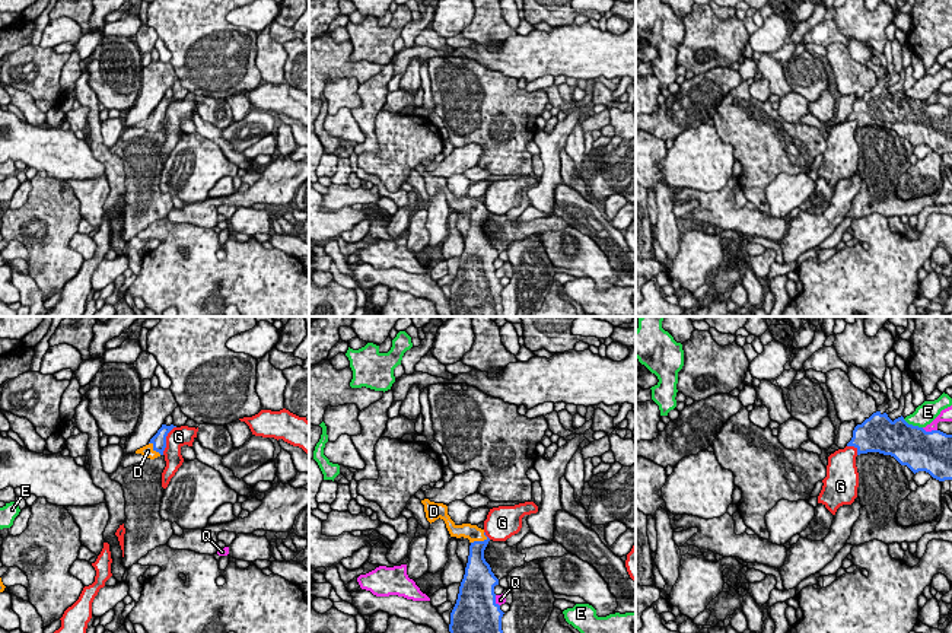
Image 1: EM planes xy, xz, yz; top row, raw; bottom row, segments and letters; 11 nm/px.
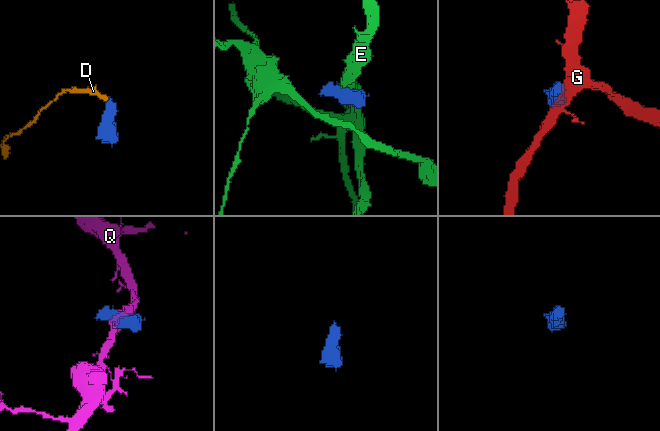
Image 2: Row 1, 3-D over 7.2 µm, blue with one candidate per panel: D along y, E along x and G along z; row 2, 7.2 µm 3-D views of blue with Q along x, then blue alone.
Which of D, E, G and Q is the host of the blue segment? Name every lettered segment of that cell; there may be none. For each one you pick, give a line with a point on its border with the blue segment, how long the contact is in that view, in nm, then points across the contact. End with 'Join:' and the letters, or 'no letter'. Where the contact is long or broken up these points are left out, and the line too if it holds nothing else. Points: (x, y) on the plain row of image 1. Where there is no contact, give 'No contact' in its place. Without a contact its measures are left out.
D: Touches blue at xz (478, 215). Shared border 200 nm. Path across: xz (477, 237), (478, 215), (473, 206)
Join: D

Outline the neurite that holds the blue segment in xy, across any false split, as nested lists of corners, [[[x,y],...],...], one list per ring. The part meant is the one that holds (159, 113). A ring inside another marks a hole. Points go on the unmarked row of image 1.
[[[162,98],[162,101],[150,112],[150,115],[146,120],[137,123],[136,127],[141,127],[141,128],[144,128],[146,131],[150,131],[150,133],[155,133],[155,131],[163,128],[163,124],[166,121],[166,109],[173,101],[176,101],[176,99]]]

